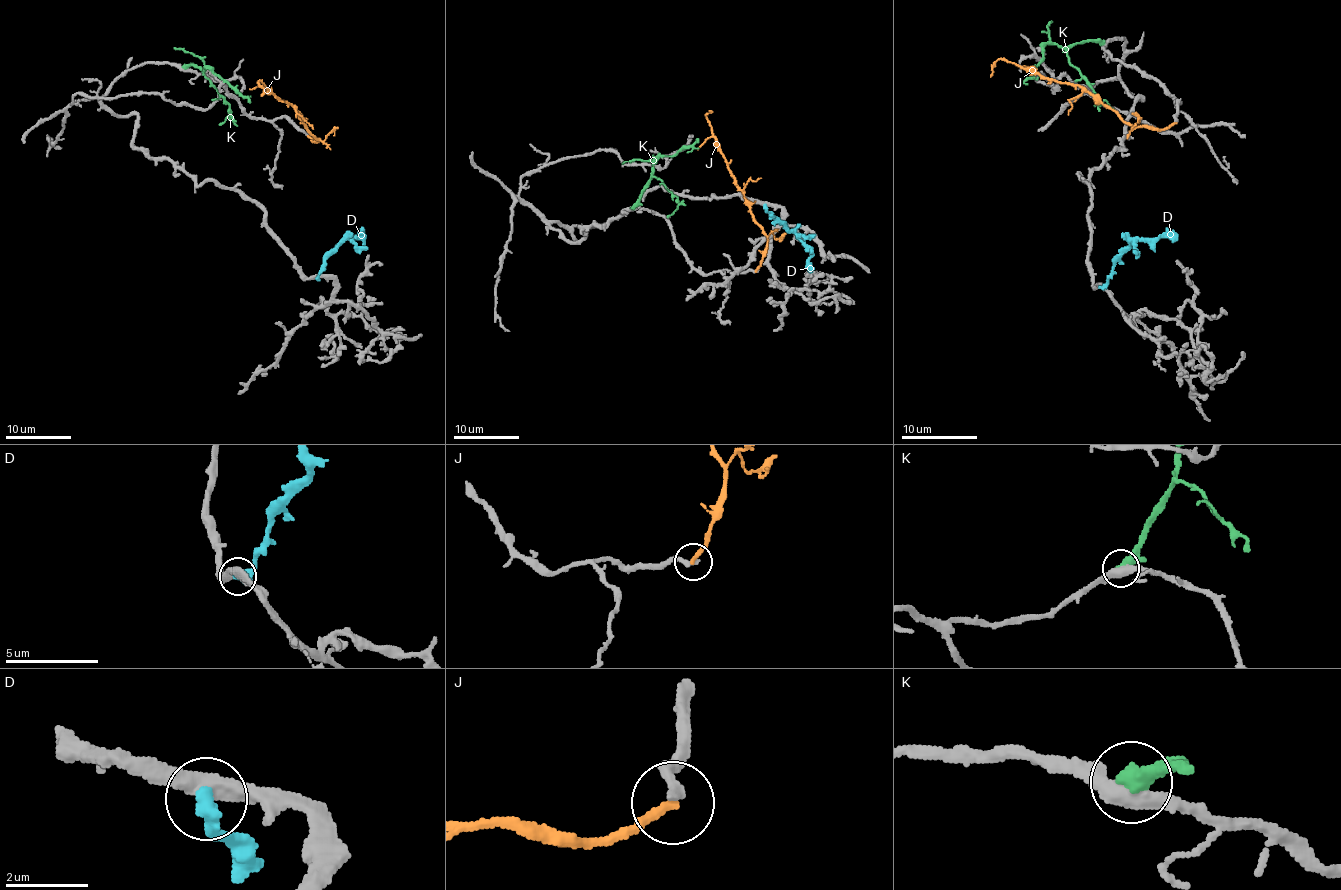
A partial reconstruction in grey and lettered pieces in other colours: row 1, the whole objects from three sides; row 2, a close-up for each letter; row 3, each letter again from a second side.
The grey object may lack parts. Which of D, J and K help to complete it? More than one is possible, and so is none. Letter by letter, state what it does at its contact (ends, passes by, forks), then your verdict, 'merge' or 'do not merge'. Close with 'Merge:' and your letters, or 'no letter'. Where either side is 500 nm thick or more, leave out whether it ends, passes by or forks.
D: it ends; do not merge
J: it ends; do not merge
K: do not merge
Merge: no letter

